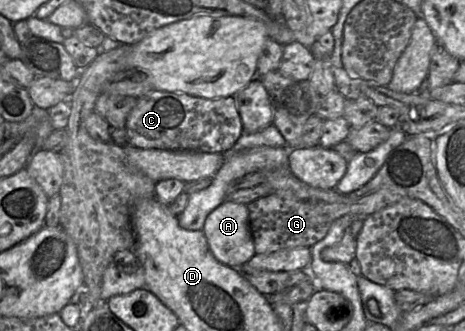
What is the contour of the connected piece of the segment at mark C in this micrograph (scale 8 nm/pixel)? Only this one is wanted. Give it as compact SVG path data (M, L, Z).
M151 90L137 98L126 119L127 143L141 149L229 151L243 133L233 96L206 99L184 92Z

